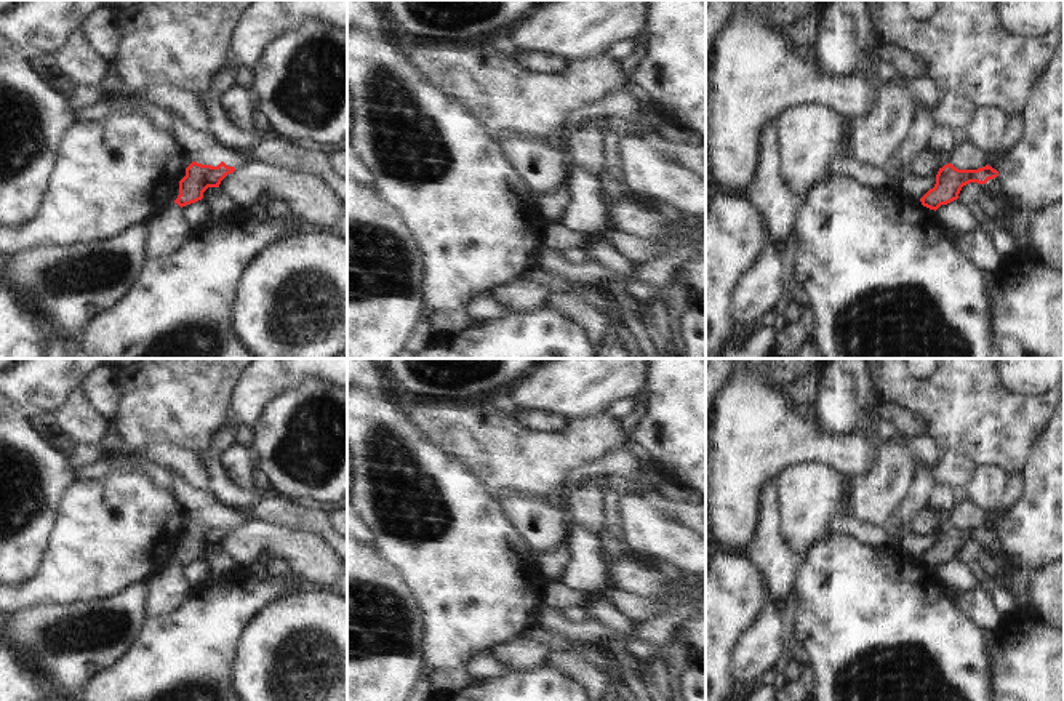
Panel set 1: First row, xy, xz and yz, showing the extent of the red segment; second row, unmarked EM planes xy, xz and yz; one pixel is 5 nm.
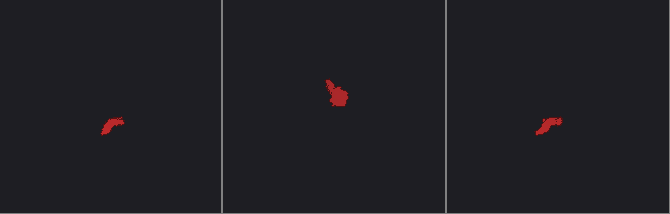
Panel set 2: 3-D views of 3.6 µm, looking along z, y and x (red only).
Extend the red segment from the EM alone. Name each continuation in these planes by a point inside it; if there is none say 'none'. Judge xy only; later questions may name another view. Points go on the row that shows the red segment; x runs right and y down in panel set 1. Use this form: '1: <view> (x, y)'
none

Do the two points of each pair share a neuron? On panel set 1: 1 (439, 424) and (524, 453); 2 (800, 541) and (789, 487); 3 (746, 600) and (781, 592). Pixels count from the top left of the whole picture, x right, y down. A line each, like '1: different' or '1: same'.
1: same
2: same
3: different

